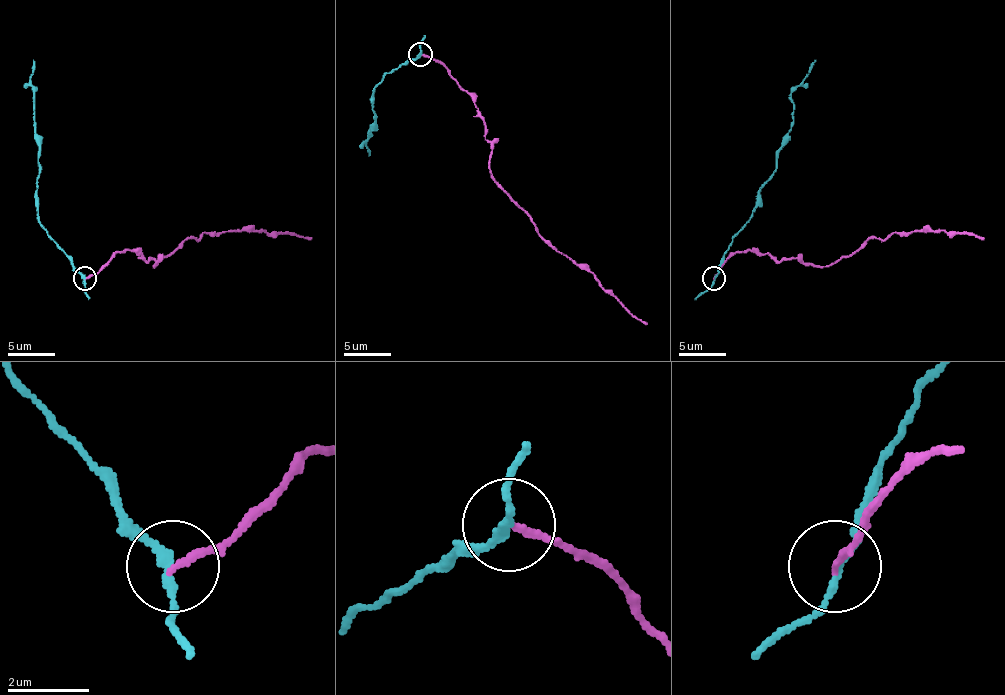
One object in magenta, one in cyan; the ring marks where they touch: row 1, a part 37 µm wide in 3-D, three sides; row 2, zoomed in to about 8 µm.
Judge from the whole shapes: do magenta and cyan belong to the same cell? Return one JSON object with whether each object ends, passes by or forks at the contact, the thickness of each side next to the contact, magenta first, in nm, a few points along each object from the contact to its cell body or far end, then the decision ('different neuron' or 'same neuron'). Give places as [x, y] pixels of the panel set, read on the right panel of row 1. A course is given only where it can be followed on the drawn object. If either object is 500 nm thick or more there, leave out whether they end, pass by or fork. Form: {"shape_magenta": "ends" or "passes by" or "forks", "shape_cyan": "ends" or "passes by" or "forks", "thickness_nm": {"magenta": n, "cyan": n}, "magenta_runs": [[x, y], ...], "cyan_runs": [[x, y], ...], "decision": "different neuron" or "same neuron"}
{"shape_magenta": "ends", "shape_cyan": "passes by", "thickness_nm": {"magenta": 180, "cyan": 170}, "magenta_runs": [[713, 279], [732, 255], [755, 251], [828, 267], [868, 239], [884, 239], [894, 232], [945, 229], [983, 239]], "cyan_runs": [[715, 279], [732, 239], [748, 220], [757, 189], [776, 168], [776, 150], [790, 128], [790, 93], [816, 60]], "decision": "different neuron"}

